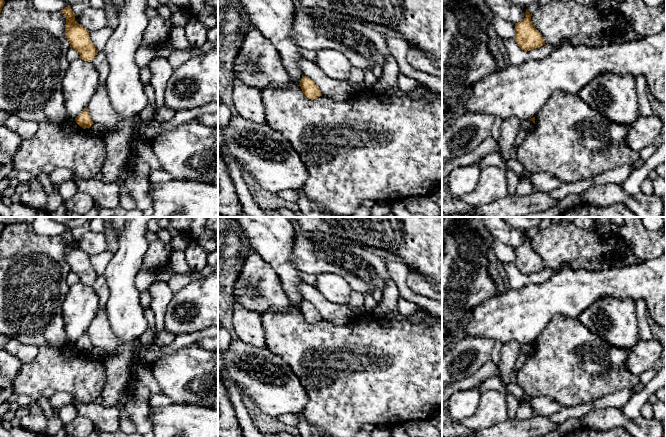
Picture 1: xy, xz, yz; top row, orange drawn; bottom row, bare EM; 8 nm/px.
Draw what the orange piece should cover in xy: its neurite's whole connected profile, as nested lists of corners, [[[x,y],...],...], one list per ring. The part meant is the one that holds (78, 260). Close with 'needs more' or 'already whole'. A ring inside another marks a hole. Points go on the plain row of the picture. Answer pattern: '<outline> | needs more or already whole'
[[[70,230],[60,236],[66,242],[65,260],[69,265],[70,271],[79,277],[82,284],[92,286],[98,275],[90,263],[89,255],[75,245],[76,238]]] | already whole

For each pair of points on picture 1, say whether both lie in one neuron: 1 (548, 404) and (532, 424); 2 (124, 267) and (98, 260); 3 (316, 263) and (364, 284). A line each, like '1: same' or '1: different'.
1: different
2: different
3: same

